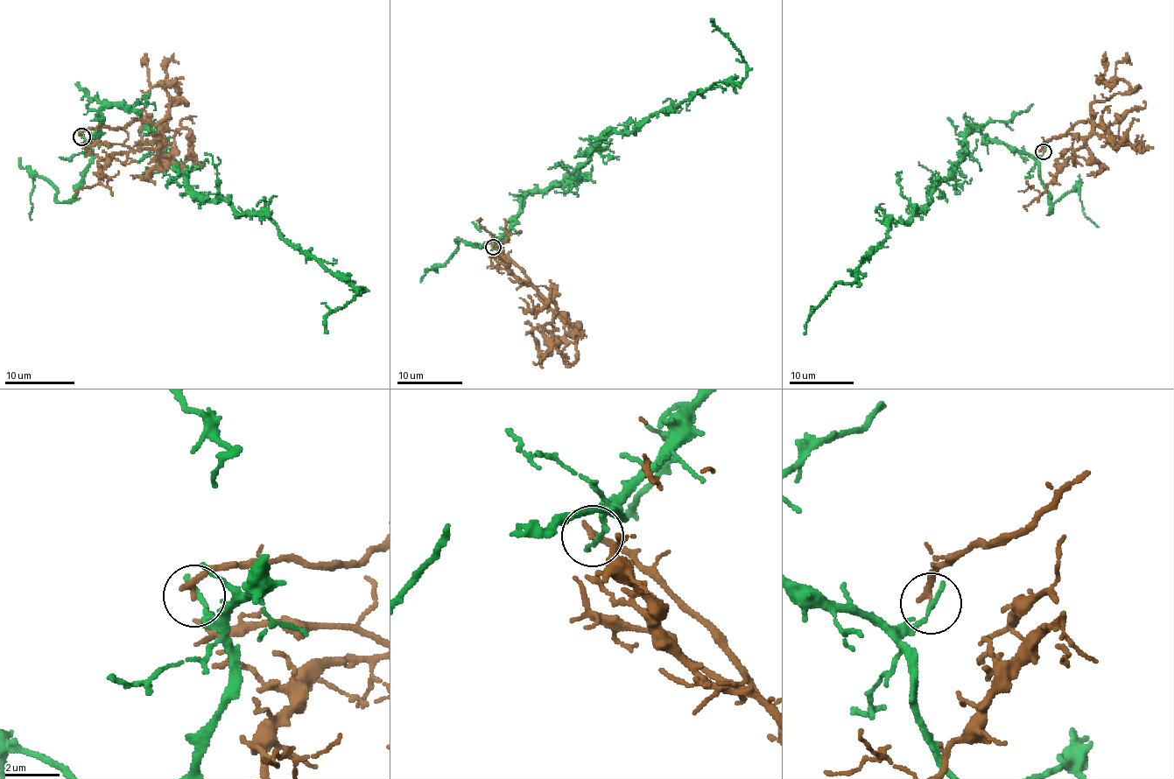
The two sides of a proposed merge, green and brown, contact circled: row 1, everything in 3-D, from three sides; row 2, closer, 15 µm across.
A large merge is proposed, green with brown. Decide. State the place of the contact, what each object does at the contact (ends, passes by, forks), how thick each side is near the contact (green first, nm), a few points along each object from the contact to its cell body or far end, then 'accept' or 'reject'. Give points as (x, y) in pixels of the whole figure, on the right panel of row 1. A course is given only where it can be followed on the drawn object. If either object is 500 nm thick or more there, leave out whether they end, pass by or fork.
(1043, 151) | green ends | brown ends | 180/280 nm | green via (1043, 151), (971, 128), (931, 200), (889, 221), (804, 333) | brown via (1043, 151), (1044, 143), (1077, 122), (1091, 121), (1094, 101), (1136, 90), (1125, 81), (1104, 82), (1102, 60) | reject

